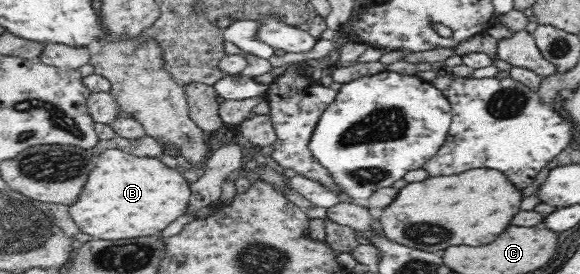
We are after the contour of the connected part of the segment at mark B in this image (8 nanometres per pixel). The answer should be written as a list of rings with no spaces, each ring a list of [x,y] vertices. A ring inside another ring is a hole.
[[[109,149],[96,158],[95,170],[69,207],[80,232],[95,239],[121,240],[157,234],[188,212],[190,184],[182,171],[166,166],[158,157],[138,157],[127,150]]]

